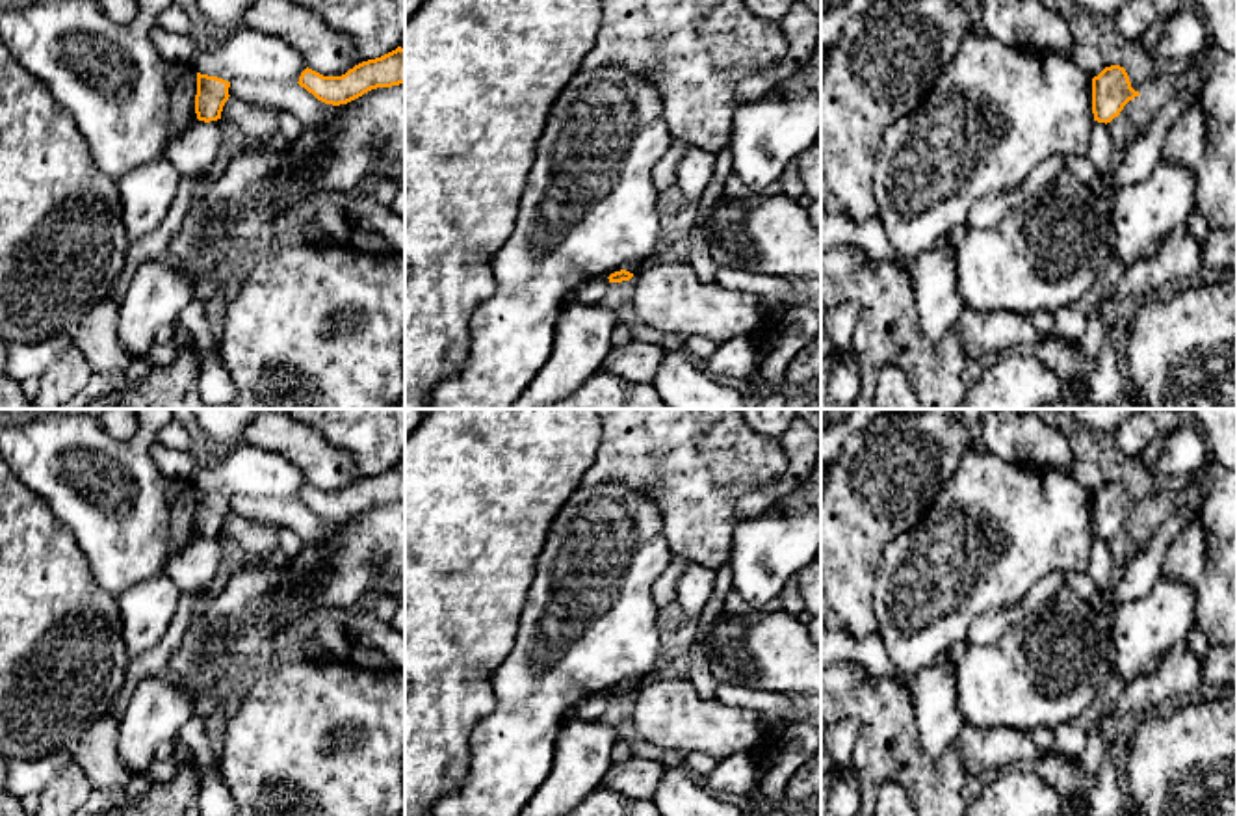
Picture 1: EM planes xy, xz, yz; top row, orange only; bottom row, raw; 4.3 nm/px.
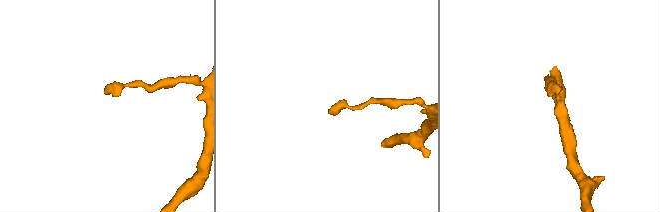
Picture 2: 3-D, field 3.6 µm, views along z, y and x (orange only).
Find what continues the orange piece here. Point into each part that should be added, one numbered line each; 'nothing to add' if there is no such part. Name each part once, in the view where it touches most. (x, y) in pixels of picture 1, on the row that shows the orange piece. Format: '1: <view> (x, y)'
nothing to add

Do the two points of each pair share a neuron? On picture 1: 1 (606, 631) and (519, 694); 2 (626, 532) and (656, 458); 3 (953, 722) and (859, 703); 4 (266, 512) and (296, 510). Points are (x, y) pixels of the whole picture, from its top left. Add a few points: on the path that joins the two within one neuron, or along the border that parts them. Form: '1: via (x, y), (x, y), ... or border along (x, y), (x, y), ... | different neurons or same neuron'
1: via (584, 645), (541, 683) | same neuron
2: border along (598, 484), (641, 489), (660, 508), (662, 530) | different neurons
3: border along (907, 686), (918, 742), (931, 755) | different neurons
4: via (273, 512), (288, 512) | same neuron

